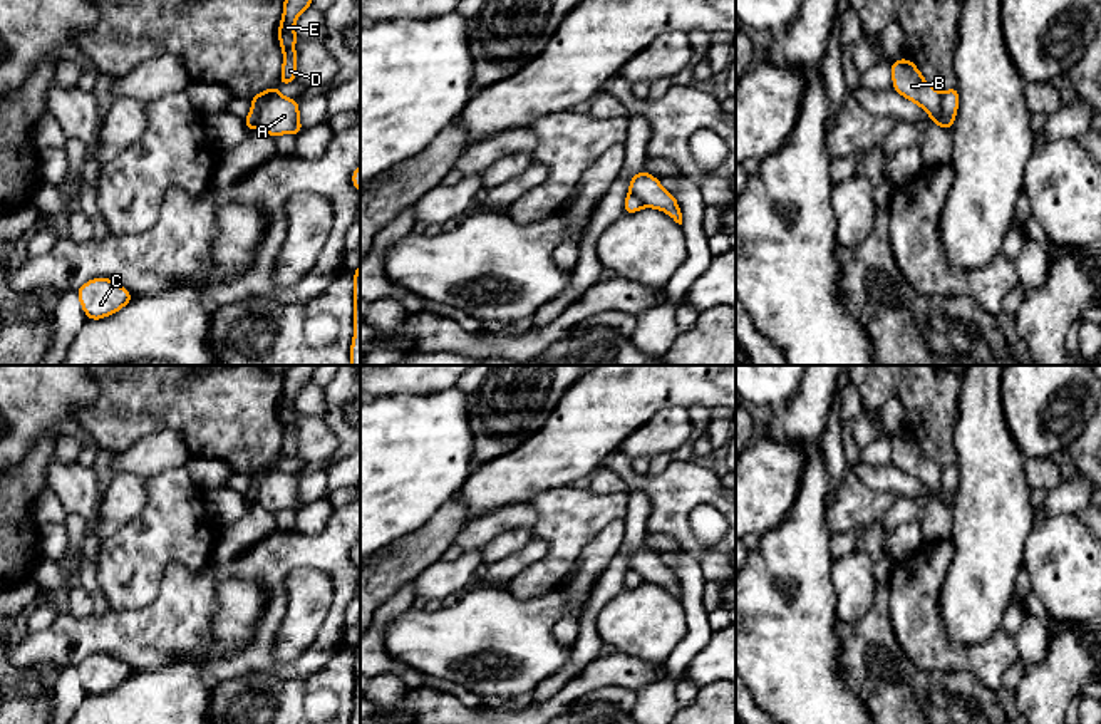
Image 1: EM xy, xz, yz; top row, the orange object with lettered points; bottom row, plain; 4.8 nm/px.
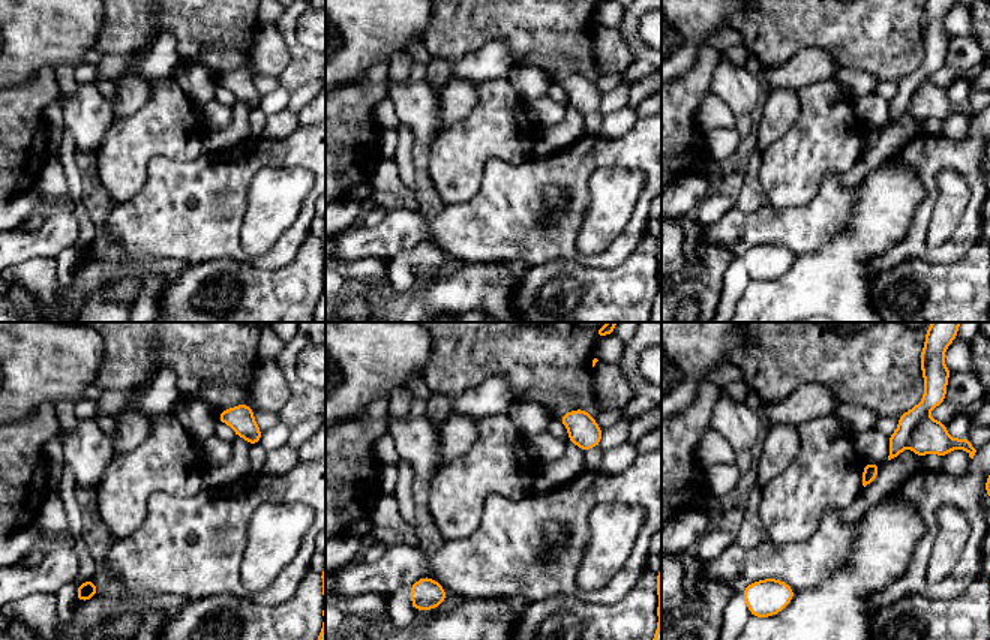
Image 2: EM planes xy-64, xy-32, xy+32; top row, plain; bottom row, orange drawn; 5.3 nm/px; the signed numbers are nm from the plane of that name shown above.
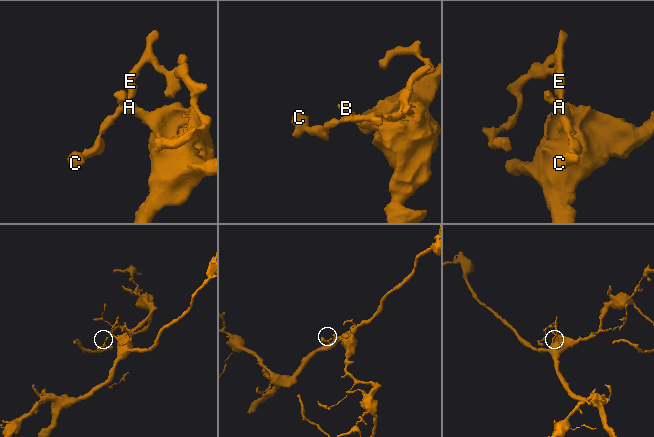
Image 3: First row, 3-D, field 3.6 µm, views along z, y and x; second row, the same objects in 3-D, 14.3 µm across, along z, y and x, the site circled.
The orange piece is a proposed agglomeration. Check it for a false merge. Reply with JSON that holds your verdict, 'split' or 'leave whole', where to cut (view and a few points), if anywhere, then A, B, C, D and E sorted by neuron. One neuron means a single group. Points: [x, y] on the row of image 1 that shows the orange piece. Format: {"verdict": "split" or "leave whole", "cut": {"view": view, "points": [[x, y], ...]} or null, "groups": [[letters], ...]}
{"verdict": "split", "cut": {"view": "xy", "points": [[277, 91], [267, 93], [262, 98], [257, 126]]}, "groups": [["A", "B"], ["C", "D", "E"]]}

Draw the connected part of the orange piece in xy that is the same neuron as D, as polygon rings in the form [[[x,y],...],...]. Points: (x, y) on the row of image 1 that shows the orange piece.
[[[283,0],[283,15],[278,25],[278,42],[283,52],[280,84],[292,84],[297,80],[297,50],[295,22],[303,10],[312,7],[312,0]]]

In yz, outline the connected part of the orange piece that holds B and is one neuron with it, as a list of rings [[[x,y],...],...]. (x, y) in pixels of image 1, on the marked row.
[[[905,59],[890,62],[892,65],[892,80],[893,90],[902,97],[920,106],[933,124],[942,129],[952,131],[952,126],[947,122],[942,109],[942,92],[938,92],[932,84],[928,84],[918,67]]]

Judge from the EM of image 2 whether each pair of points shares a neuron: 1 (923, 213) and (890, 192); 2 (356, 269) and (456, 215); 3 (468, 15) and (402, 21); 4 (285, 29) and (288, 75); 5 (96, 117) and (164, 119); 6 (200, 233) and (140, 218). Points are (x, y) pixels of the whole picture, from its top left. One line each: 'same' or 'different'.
1: different
2: different
3: different
4: same
5: different
6: same

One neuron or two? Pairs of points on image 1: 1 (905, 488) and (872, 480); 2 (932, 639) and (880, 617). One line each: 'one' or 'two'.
1: one
2: two

